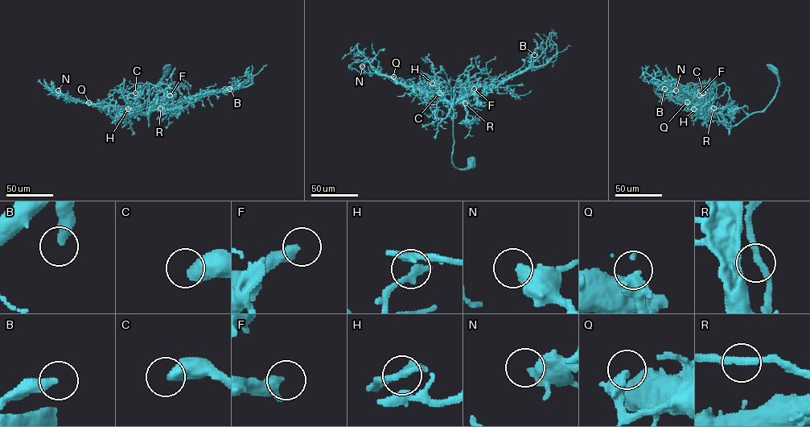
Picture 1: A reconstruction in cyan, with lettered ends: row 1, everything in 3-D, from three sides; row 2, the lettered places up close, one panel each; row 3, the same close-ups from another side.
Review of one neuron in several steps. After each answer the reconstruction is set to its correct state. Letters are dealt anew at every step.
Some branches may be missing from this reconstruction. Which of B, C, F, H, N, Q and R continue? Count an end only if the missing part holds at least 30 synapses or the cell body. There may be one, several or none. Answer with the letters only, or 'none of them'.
F

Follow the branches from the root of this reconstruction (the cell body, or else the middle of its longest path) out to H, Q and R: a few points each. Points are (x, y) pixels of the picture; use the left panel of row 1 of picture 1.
H: (167, 69), (149, 93), (149, 126), (147, 114), (128, 109)
Q: (167, 69), (149, 93), (149, 126), (146, 114), (132, 109), (102, 107), (88, 102)
R: (167, 69), (149, 93), (149, 126), (147, 114), (160, 108)

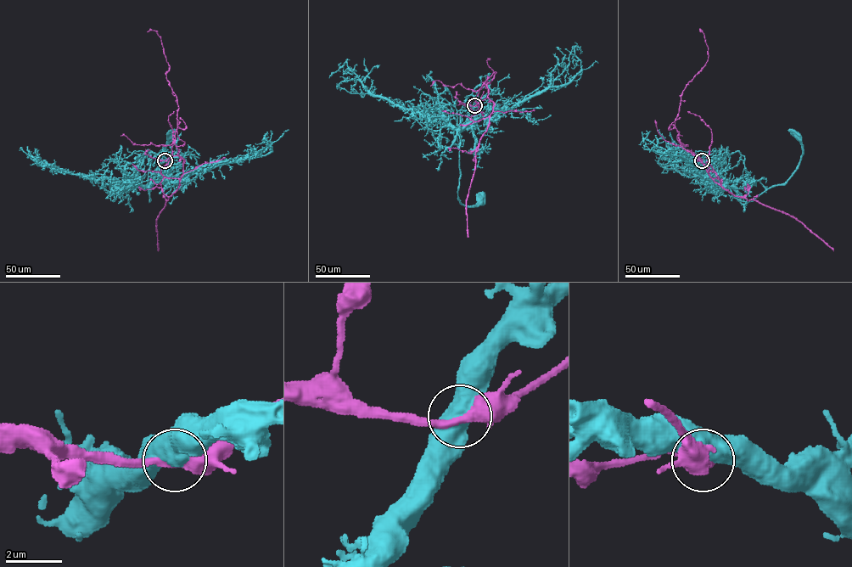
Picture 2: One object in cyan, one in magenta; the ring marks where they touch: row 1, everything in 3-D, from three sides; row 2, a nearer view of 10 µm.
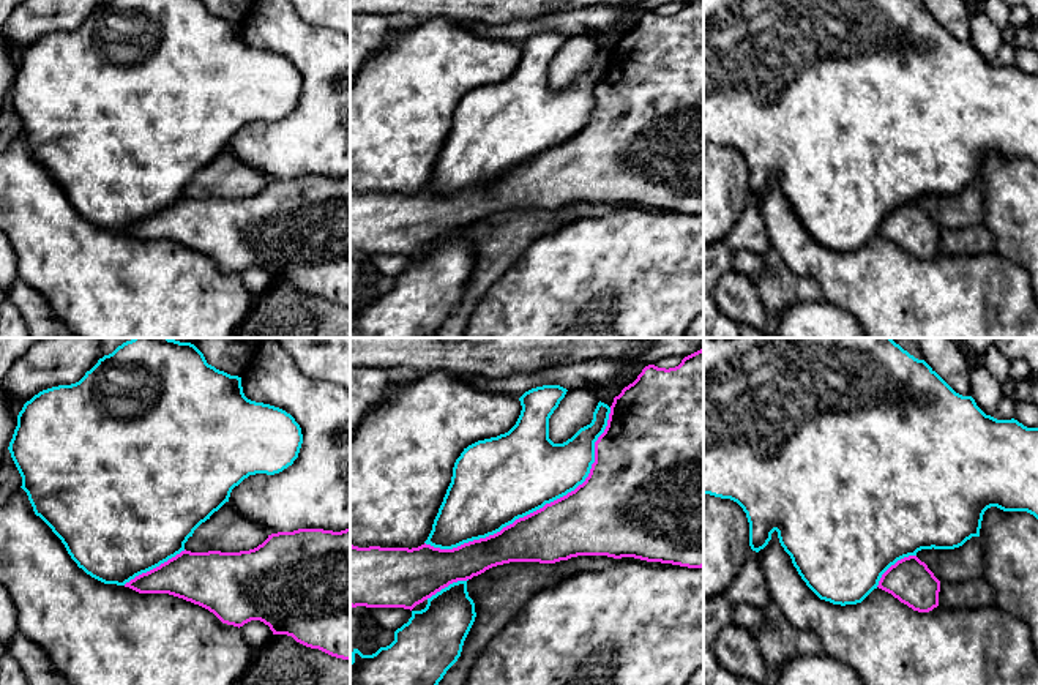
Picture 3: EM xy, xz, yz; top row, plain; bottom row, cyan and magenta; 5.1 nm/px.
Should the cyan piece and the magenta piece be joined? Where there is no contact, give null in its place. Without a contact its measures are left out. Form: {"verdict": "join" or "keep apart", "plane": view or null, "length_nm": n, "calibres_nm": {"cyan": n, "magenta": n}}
{"verdict": "keep apart", "plane": "xz", "length_nm": 1200, "calibres_nm": {"cyan": 440, "magenta": 340}}

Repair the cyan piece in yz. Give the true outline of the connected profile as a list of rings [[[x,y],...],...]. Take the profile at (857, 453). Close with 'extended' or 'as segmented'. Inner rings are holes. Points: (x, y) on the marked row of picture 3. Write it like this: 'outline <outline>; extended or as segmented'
outline [[[704,338],[704,496],[710,494],[737,502],[746,513],[749,522],[749,546],[759,552],[771,540],[776,530],[784,551],[790,556],[806,586],[825,601],[833,605],[861,603],[877,589],[882,575],[898,560],[917,556],[921,549],[954,549],[972,537],[980,537],[983,515],[997,507],[1003,511],[1027,511],[1038,519],[1038,428],[1027,428],[1017,420],[997,420],[986,415],[972,396],[956,393],[924,360],[918,360],[896,344],[891,338]]]; as segmented

